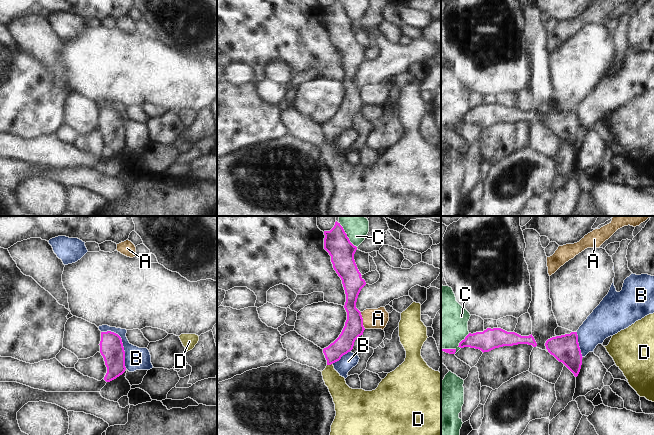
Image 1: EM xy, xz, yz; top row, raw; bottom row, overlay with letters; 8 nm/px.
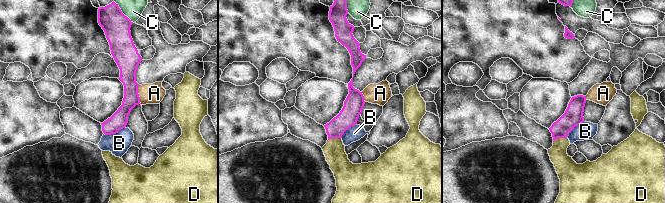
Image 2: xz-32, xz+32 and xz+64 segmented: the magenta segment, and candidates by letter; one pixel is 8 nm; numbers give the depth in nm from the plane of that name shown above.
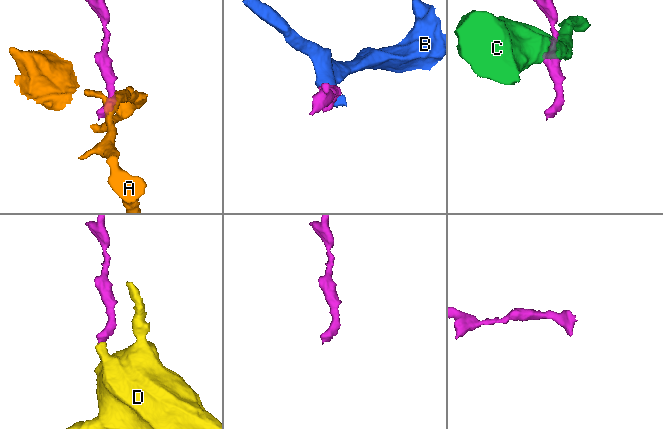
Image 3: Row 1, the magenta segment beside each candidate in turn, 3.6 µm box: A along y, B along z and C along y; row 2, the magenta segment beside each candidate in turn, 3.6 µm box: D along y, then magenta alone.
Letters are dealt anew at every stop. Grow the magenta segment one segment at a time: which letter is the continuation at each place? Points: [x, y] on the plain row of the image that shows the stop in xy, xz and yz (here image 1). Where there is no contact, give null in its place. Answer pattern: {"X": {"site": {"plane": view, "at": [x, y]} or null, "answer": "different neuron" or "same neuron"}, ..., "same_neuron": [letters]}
{"A": {"site": {"plane": "xz", "at": [362, 96]}, "answer": "different neuron"}, "B": {"site": {"plane": "xy", "at": [122, 119]}, "answer": "different neuron"}, "C": {"site": {"plane": "xz", "at": [346, 12]}, "answer": "different neuron"}, "D": {"site": {"plane": "xz", "at": [329, 140]}, "answer": "same neuron"}, "same_neuron": ["D"]}

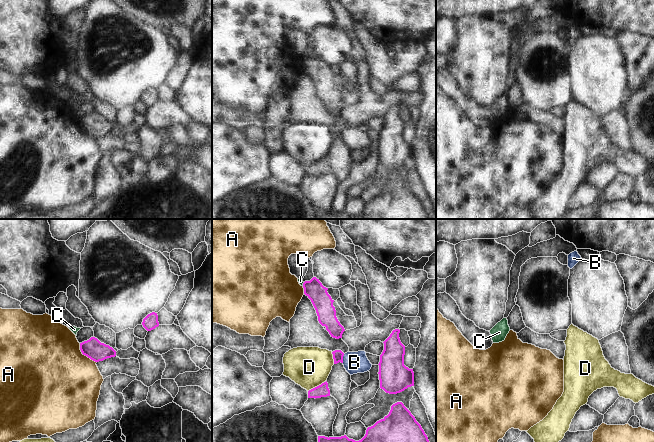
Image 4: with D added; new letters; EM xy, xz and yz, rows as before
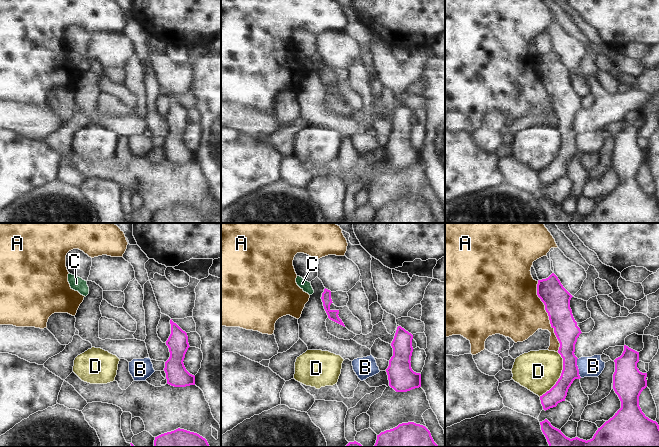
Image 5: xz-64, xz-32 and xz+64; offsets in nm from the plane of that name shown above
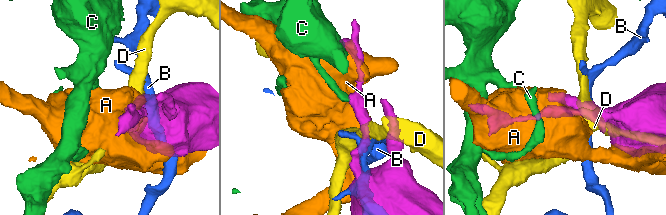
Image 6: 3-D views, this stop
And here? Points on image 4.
{"A": {"site": {"plane": "xy", "at": [84, 130]}, "answer": "different neuron"}, "B": {"site": {"plane": "xz", "at": [342, 134]}, "answer": "different neuron"}, "C": {"site": {"plane": "xz", "at": [303, 60]}, "answer": "different neuron"}, "D": {"site": {"plane": "xz", "at": [317, 162]}, "answer": "different neuron"}, "same_neuron": []}

